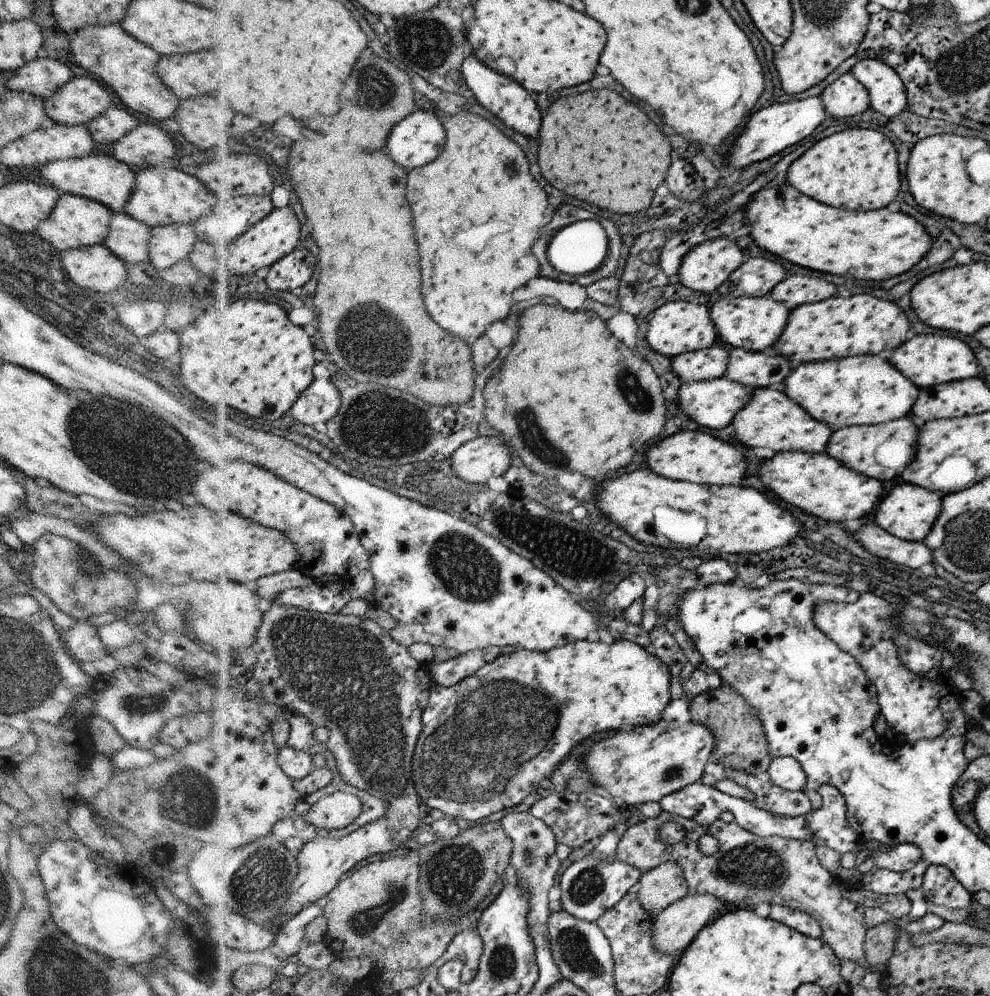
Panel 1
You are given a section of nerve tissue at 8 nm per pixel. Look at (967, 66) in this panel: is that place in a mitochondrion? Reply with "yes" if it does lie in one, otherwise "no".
yes

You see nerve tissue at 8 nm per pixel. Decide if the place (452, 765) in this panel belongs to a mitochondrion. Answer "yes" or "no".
yes

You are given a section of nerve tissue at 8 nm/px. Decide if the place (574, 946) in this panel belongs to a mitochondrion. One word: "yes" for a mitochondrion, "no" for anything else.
yes

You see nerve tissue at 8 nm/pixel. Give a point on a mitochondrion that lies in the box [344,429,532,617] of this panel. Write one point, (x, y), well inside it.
(466, 569)

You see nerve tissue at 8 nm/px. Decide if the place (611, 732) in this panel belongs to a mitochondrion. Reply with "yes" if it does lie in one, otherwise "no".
no

